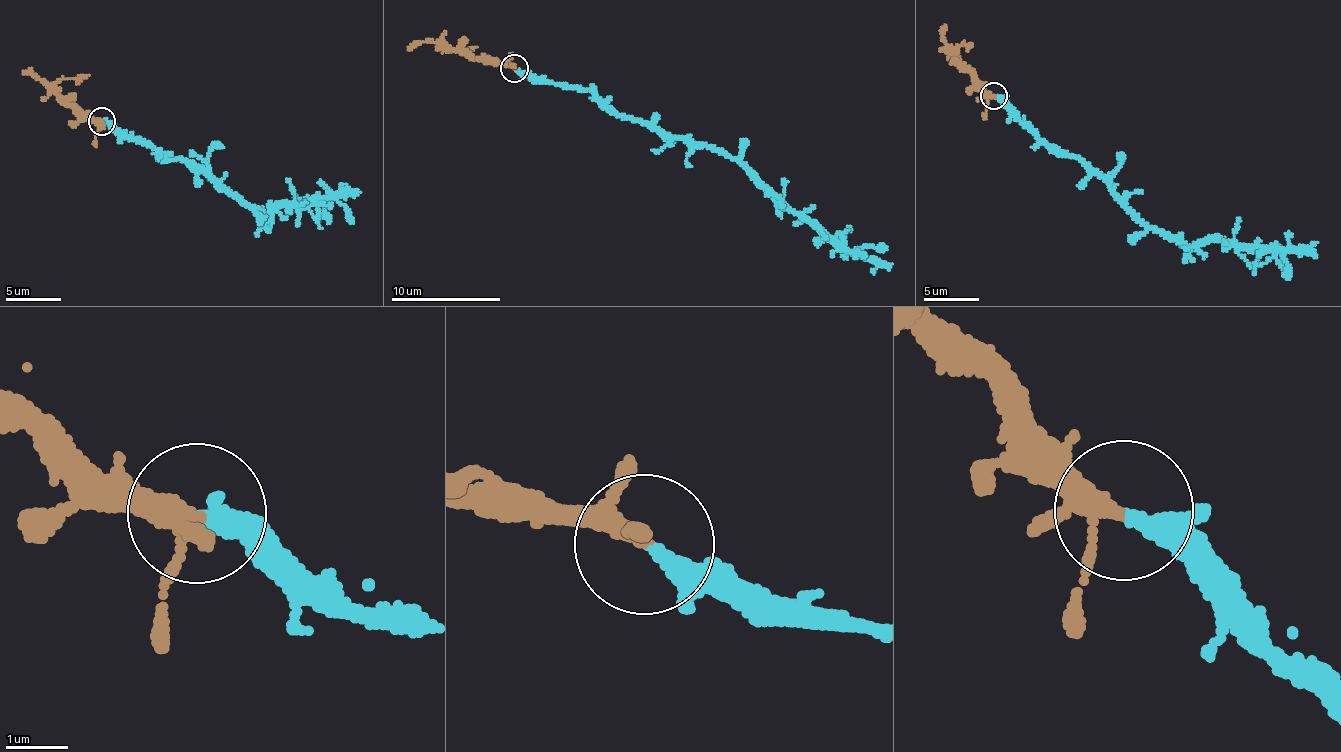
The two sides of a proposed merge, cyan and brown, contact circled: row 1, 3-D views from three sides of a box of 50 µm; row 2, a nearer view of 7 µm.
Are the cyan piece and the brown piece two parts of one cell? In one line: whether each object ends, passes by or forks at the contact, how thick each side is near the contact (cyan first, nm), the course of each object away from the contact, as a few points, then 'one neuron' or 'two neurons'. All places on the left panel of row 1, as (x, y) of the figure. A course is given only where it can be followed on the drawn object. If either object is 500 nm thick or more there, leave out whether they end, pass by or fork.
cyan passes by; brown forks; calibres 200 and 190 nm; course cyan (101, 120), (112, 122), (171, 161), (189, 161), (267, 217), (279, 208), (360, 192); course brown (101, 120), (77, 114), (22, 71); one neuron

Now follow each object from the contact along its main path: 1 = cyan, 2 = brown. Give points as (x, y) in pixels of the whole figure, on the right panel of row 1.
1: (994, 95), (1017, 112), (1036, 136), (1083, 163), (1108, 182), (1128, 208), (1185, 245), (1207, 241), (1314, 253)
2: (994, 95), (979, 83), (945, 46), (945, 26)

